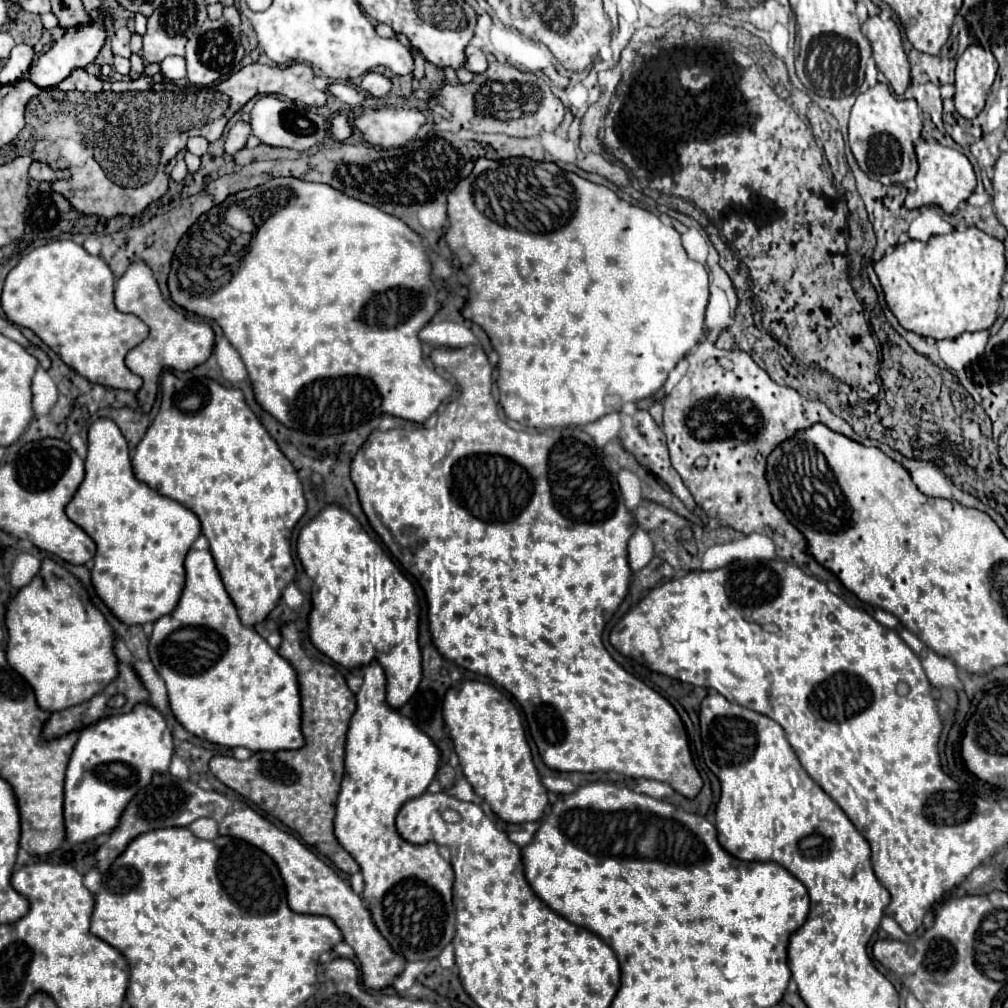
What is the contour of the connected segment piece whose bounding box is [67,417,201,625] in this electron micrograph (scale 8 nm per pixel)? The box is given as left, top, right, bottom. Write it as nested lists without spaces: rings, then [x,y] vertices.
[[[101,417],[89,427],[85,481],[67,505],[67,515],[97,545],[91,581],[117,619],[145,625],[177,607],[185,587],[183,561],[201,533],[199,517],[135,477],[127,441],[111,419]]]

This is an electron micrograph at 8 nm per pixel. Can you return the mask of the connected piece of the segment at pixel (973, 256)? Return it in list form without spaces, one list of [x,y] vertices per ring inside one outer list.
[[[977,227],[935,235],[927,243],[907,241],[875,263],[875,273],[885,291],[885,299],[903,329],[933,339],[953,339],[965,331],[989,329],[998,318],[1001,305],[1001,285],[1005,275],[1005,247],[999,239],[983,233]]]

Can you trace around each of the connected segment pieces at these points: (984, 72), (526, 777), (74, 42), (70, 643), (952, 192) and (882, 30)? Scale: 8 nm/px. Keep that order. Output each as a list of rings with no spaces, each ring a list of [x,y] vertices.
[[[969,45],[957,61],[955,71],[955,107],[965,119],[981,113],[987,93],[995,81],[997,61],[981,45]]]
[[[467,681],[445,695],[443,717],[451,729],[463,775],[473,791],[507,823],[539,821],[547,807],[547,789],[535,769],[533,755],[515,703],[489,683]]]
[[[93,19],[91,25],[87,25],[87,29],[71,29],[71,33],[65,33],[45,55],[39,57],[39,61],[35,65],[31,65],[31,69],[23,75],[23,79],[33,81],[37,87],[41,89],[51,89],[55,85],[59,85],[63,79],[67,79],[75,69],[85,69],[87,65],[91,65],[97,57],[97,53],[101,51],[105,43],[105,31],[101,21]]]
[[[43,559],[41,571],[33,581],[23,587],[7,607],[5,625],[9,629],[7,641],[7,661],[9,665],[23,675],[35,691],[37,705],[45,711],[61,711],[73,705],[79,705],[93,695],[101,693],[117,677],[117,655],[113,651],[115,633],[107,623],[103,613],[89,601],[89,595],[83,591],[81,581],[63,569],[53,559]]]
[[[919,141],[915,145],[915,151],[919,159],[919,171],[915,177],[915,189],[911,189],[905,199],[905,207],[919,209],[923,205],[939,205],[945,213],[953,213],[959,207],[959,203],[965,201],[975,189],[973,165],[961,151],[943,147],[939,143]]]
[[[867,17],[867,21],[861,25],[861,31],[871,41],[877,69],[887,77],[893,91],[903,95],[911,83],[911,73],[909,59],[903,51],[899,25],[893,19],[883,21],[881,17]]]

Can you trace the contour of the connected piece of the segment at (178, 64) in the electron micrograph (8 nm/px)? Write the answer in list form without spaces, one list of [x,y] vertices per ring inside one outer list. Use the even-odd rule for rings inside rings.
[[[165,57],[161,61],[161,75],[165,81],[185,79],[185,59],[183,57]]]

